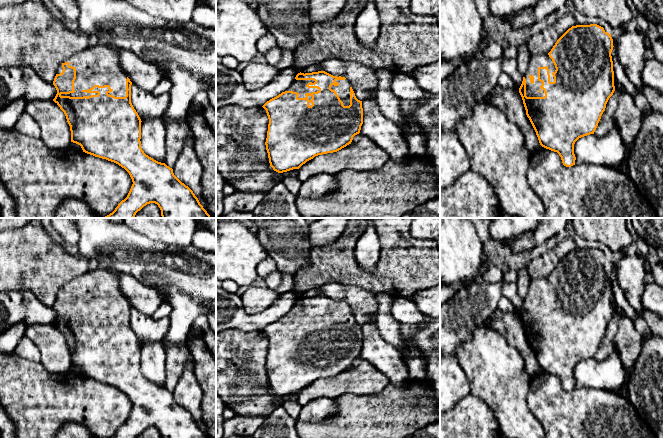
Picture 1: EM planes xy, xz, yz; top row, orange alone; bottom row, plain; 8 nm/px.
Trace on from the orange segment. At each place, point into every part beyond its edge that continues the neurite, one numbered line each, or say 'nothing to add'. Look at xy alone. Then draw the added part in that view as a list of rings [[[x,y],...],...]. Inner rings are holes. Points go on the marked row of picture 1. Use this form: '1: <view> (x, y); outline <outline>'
1: xy (98, 64); outline [[[93,42],[89,47],[81,50],[80,52],[70,56],[63,63],[68,62],[69,66],[72,66],[76,69],[76,79],[74,81],[74,93],[70,94],[61,94],[61,96],[70,96],[70,97],[83,97],[97,95],[98,93],[87,93],[86,90],[92,88],[94,85],[104,86],[109,85],[113,90],[108,93],[115,97],[125,97],[126,96],[126,79],[127,74],[122,69],[118,54],[115,48]]]

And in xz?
1: xz (299, 86); outline [[[295,79],[286,91],[297,92],[299,94],[298,98],[305,98],[306,93],[312,93],[312,92],[319,91],[319,89],[317,89],[317,88],[308,88],[306,85],[310,82],[314,83],[315,81],[314,80],[296,80]]]

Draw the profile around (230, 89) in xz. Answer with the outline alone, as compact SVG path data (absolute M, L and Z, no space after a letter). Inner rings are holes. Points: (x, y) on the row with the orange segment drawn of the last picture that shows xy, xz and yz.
M216 63L216 109L226 105L242 107L263 106L270 99L285 92L298 72L289 67L264 87L250 91L245 88L241 72Z

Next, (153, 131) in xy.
M162 117L148 118L141 122L141 148L146 155L164 163L166 128Z

